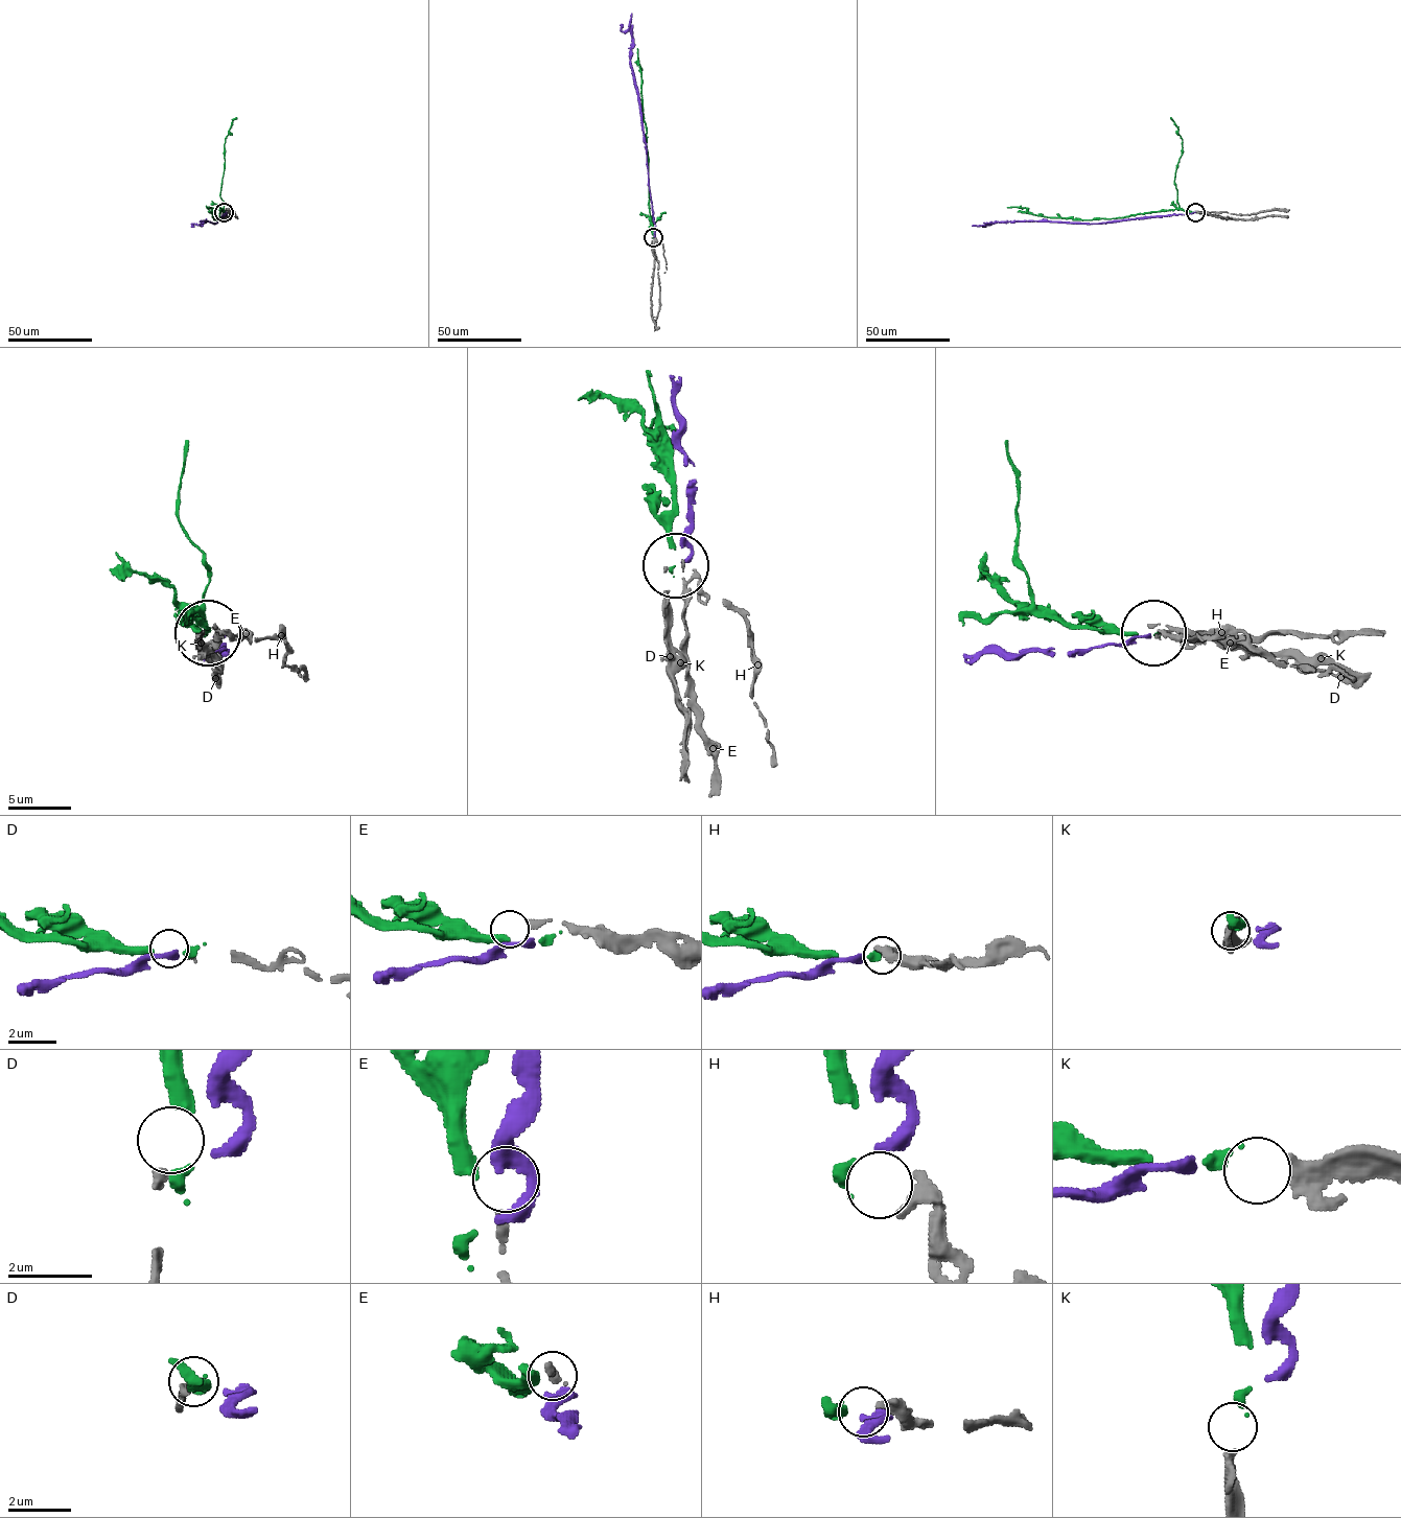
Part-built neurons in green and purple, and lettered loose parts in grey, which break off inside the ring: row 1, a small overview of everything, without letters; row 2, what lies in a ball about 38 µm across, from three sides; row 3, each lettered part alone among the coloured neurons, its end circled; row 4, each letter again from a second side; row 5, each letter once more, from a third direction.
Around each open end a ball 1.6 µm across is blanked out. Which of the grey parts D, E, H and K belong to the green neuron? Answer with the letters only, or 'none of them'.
K

